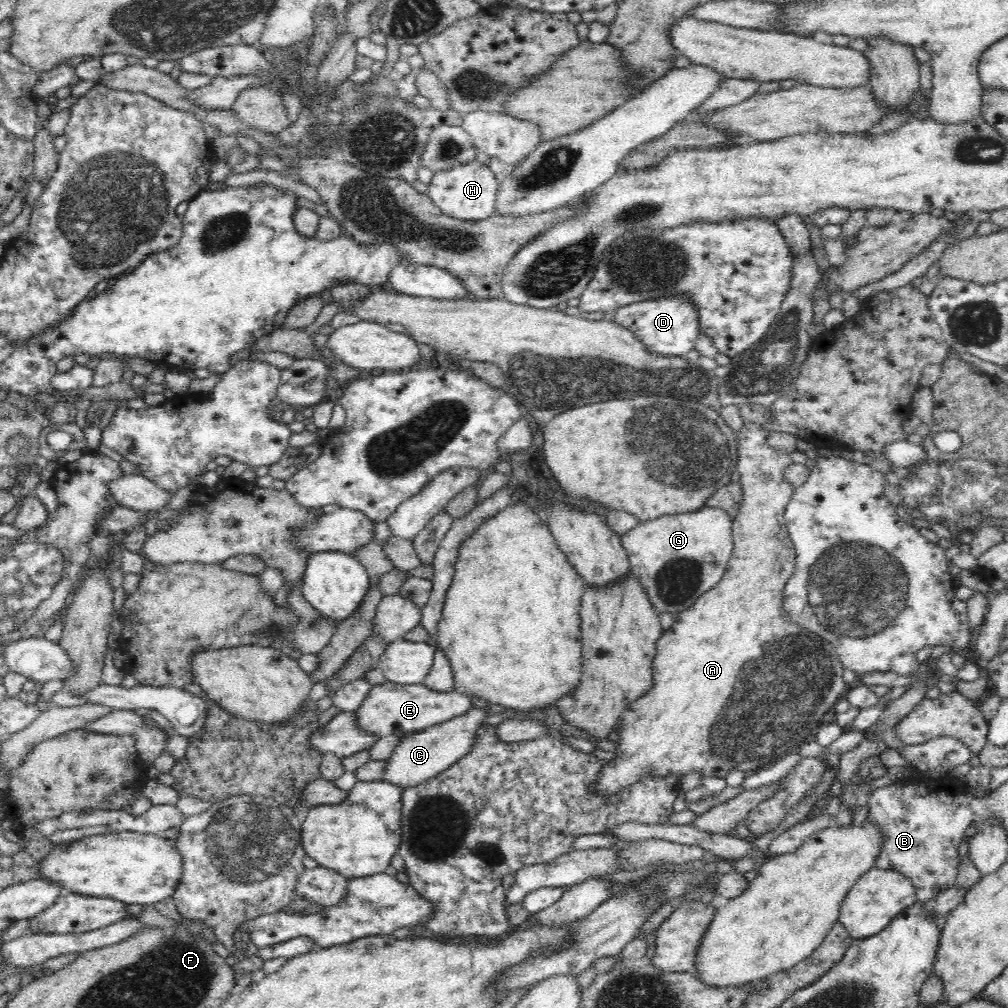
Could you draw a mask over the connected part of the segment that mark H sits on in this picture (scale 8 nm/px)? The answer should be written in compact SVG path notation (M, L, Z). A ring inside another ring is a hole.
M474 159L470 164L436 172L428 185L427 195L437 208L447 216L457 220L488 220L497 215L496 202L499 190L499 180L489 166L482 166Z

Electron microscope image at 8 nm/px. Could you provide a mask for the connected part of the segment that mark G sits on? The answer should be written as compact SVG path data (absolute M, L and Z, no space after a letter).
M704 505L692 512L662 515L654 520L639 522L632 530L621 536L621 543L631 562L631 572L648 593L650 603L658 614L670 612L675 617L684 609L690 608L697 598L719 583L727 569L729 558L732 556L732 529L733 520L728 515L728 511L724 511L722 507Z

